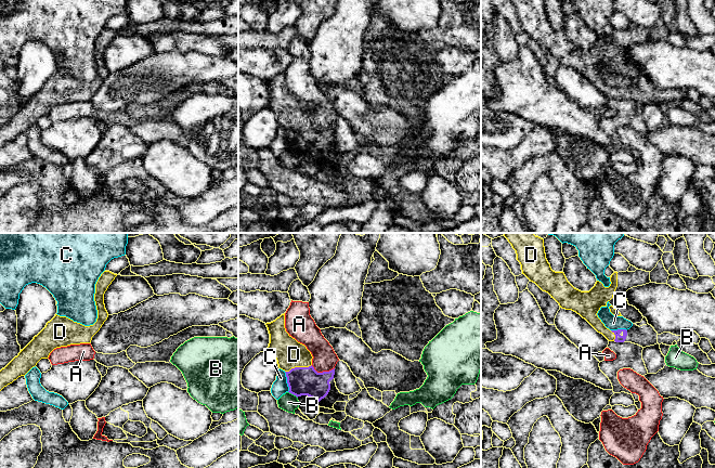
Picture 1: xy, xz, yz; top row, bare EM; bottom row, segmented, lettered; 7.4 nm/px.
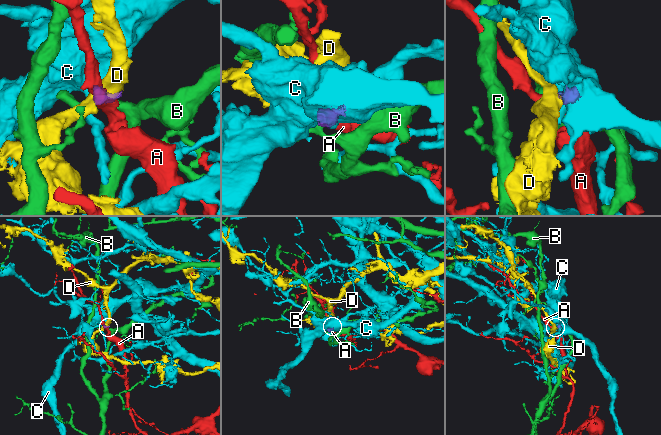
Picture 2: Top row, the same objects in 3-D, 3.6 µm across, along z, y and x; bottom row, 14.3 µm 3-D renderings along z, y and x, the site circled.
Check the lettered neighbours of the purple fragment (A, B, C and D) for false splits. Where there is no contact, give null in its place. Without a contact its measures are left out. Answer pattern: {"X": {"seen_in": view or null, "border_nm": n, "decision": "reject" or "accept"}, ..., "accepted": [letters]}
{"A": {"seen_in": "xz", "border_nm": 180, "decision": "reject"}, "B": {"seen_in": "xz", "border_nm": 90, "decision": "reject"}, "C": {"seen_in": "xz", "border_nm": 160, "decision": "reject"}, "D": {"seen_in": "xz", "border_nm": 200, "decision": "accept"}, "accepted": ["D"]}

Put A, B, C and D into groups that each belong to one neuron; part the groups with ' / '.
A / B / C / D

